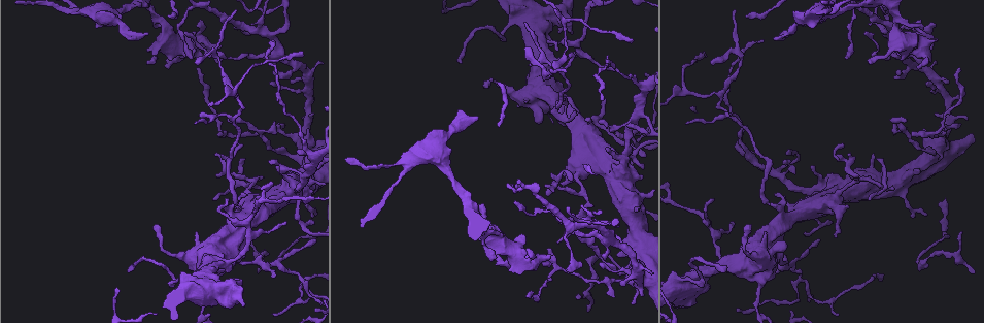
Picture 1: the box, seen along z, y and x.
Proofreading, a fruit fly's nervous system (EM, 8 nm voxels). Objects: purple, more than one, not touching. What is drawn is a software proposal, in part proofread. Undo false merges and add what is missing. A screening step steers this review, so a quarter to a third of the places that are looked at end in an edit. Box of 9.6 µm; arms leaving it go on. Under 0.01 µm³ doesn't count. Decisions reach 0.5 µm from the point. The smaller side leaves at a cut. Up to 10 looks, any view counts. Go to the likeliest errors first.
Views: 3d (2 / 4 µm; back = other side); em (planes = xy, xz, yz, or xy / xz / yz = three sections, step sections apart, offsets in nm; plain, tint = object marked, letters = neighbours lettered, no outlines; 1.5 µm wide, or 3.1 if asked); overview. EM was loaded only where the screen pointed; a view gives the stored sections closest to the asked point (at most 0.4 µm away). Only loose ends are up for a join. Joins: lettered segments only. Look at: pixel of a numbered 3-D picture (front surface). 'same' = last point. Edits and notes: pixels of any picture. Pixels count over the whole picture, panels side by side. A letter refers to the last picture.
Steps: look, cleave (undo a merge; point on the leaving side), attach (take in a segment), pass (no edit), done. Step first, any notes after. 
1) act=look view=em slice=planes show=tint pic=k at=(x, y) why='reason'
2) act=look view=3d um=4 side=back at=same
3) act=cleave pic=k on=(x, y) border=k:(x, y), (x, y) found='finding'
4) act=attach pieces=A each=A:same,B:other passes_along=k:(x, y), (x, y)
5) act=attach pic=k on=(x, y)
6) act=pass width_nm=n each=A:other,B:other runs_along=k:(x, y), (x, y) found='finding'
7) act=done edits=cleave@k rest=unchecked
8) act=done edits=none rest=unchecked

act=look view=3d um=4 pic=1 at=(243, 194)

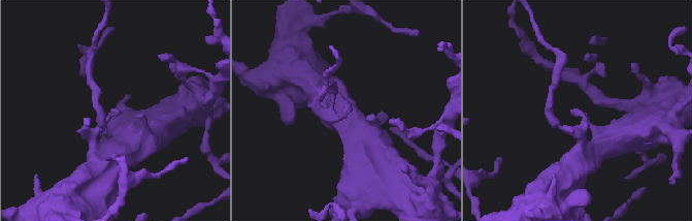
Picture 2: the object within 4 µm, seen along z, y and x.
act=look view=em slice=xz step=4 show=tint pic=2 at=(571, 113)

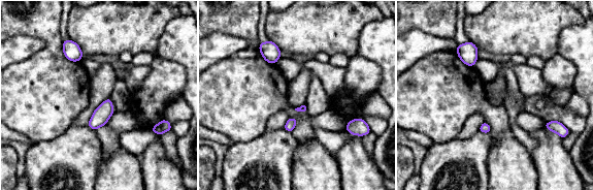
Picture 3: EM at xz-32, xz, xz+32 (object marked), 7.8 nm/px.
act=look view=em slice=planes show=letters at=same why='cut it another way'

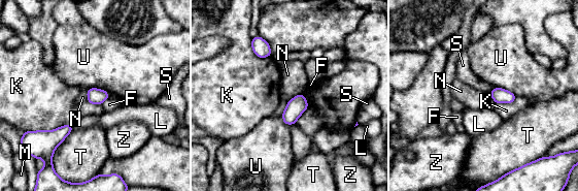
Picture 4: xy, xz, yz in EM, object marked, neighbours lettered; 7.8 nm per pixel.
act=pass each=F:other,K:other,L:other,M:other,N:other,S:other,T:other,U:other,Z:other border=4:(302, 93), (294, 96), (280, 115) found='none of them fits'

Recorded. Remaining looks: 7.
act=look view=3d um=4 pic=1 at=(481, 208) why='branch stops here'

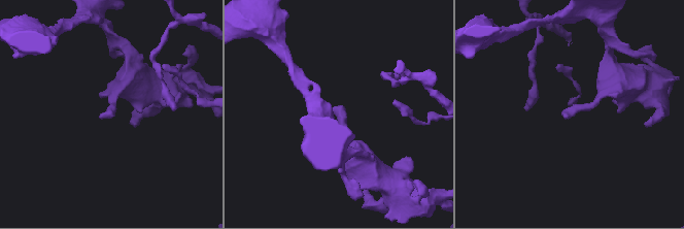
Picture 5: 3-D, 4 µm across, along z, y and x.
act=look view=em slice=xz step=8 show=letters pic=5 at=(566, 111)

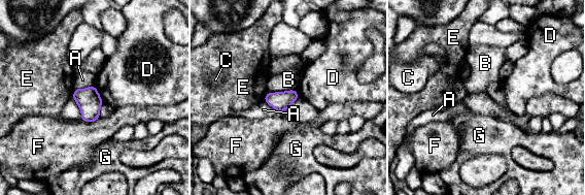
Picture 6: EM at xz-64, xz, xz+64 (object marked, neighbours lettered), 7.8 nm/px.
act=pass width_nm=150 each=A:other,B:other,C:other,D:other,E:other,F:other,G:other border=6:(94, 86), (103, 102) found='no lettered segment goes on from it'

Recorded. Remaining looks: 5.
act=look view=3d um=4 pic=1 at=(490, 260) why='tapers out'

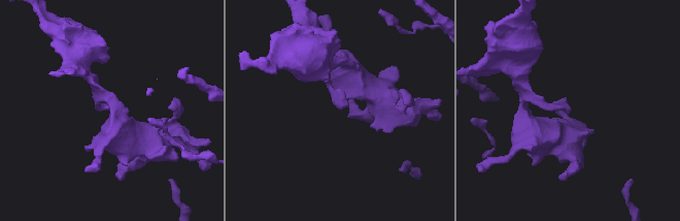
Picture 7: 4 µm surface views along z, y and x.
act=look view=em slice=planes show=letters pic=7 at=(568, 110)

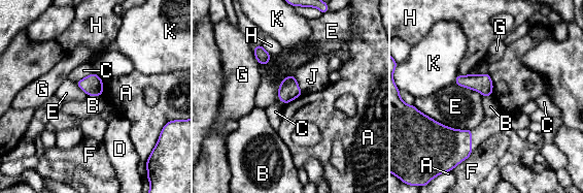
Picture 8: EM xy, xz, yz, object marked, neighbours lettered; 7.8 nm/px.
act=pass each=A:other,B:other,C:other,D:other,E:other,F:other,G:other,H:other,J:other,K:other border=8:(95, 73), (102, 82), (102, 95) found='no lettered segment goes on from it'

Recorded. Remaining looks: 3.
act=look view=3d um=2 pic=1 at=(591, 267) why='thin neck'

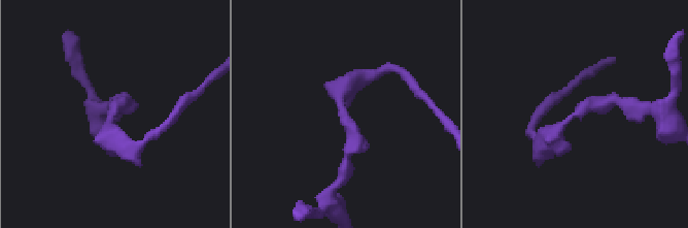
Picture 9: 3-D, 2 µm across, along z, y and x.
act=look view=em slice=planes show=plain pic=9 at=(341, 118)

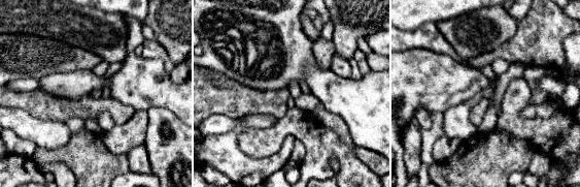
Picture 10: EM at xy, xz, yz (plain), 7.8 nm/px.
act=look view=em slice=planes show=letters at=same

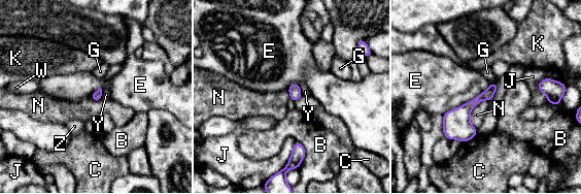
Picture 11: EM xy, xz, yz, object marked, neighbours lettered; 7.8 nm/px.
act=pass width_nm=70 each=B:other,C:other,E:other,G:other,J:other,K:other,N:other,W:other,Y:other,Z:other border=11:(488, 100), (471, 110), (476, 129) found='one neuron here'

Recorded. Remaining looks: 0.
act=done edits=none rest=unchecked

